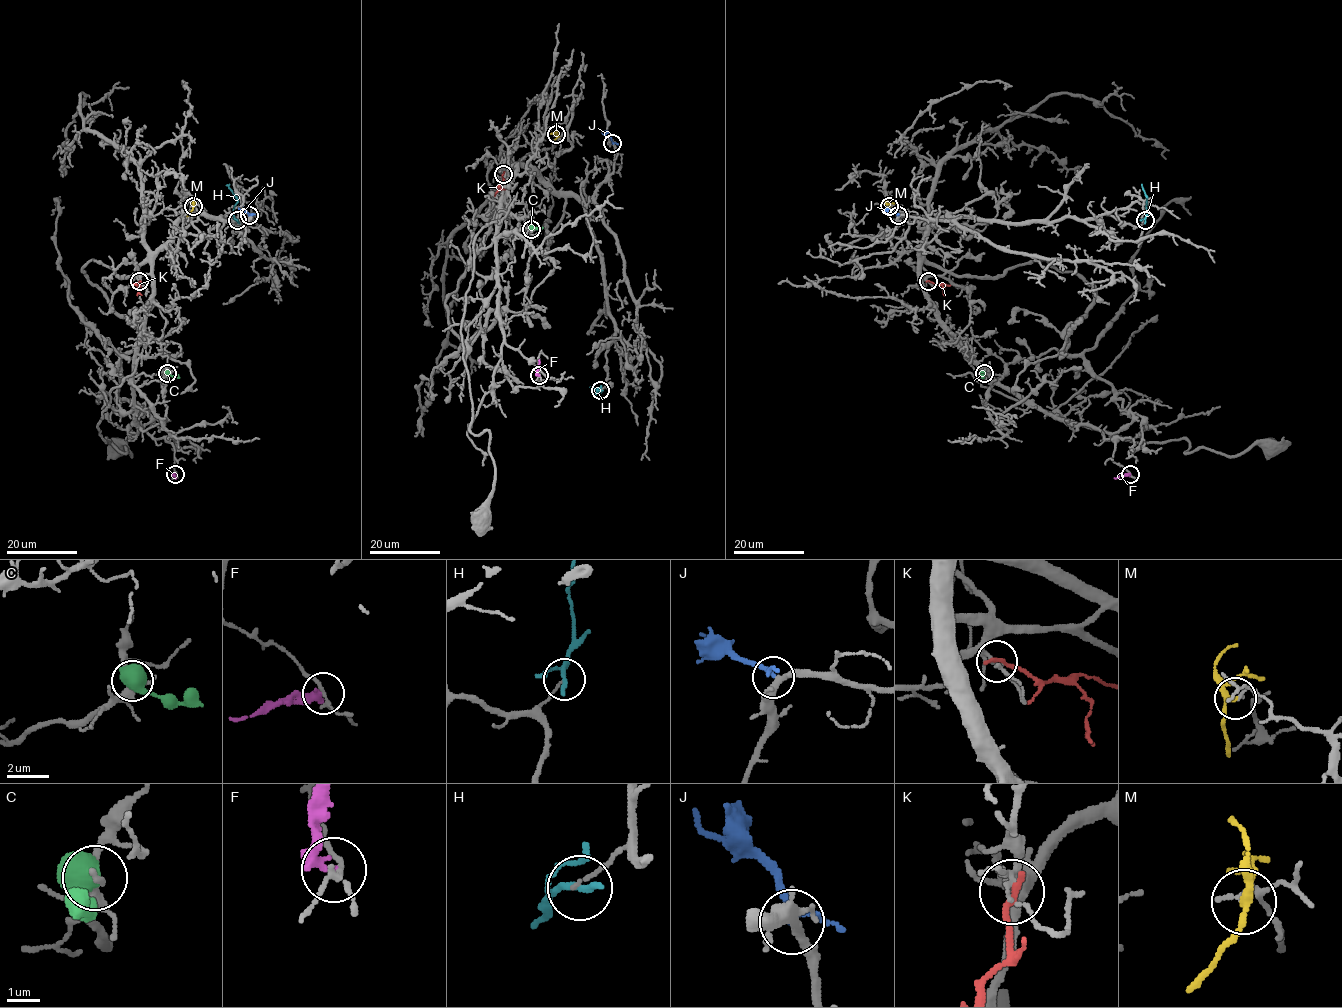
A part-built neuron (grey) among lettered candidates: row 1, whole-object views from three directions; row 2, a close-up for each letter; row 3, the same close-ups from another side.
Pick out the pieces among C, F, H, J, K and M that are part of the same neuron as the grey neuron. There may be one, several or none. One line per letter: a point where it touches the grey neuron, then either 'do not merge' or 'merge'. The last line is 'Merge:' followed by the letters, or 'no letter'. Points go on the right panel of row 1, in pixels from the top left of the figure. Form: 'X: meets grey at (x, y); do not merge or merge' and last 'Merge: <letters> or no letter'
C: meets grey at (984, 373); do not merge
F: meets grey at (1130, 474); do not merge
H: meets grey at (1145, 220); do not merge
J: meets grey at (898, 215); merge
K: meets grey at (928, 281); do not merge
M: meets grey at (889, 206); do not merge
Merge: J

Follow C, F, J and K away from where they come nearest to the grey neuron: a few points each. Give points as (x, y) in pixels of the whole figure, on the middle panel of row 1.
C: (531, 229), (543, 227)
F: (538, 376), (538, 360)
J: (612, 143), (602, 131)
K: (502, 174), (500, 188), (505, 190)

